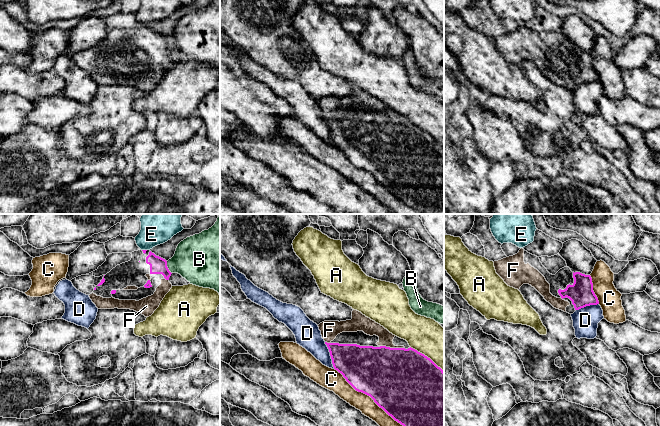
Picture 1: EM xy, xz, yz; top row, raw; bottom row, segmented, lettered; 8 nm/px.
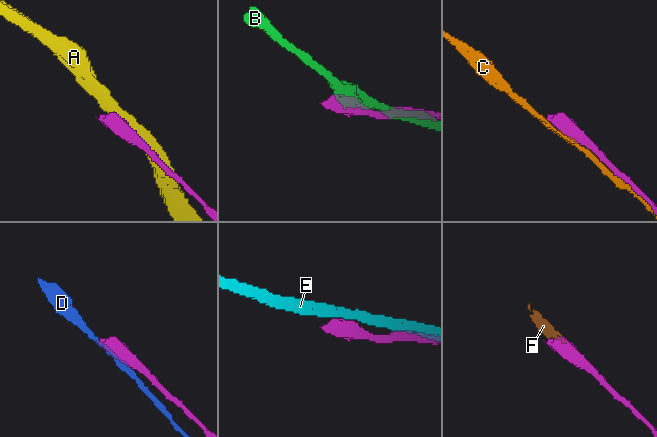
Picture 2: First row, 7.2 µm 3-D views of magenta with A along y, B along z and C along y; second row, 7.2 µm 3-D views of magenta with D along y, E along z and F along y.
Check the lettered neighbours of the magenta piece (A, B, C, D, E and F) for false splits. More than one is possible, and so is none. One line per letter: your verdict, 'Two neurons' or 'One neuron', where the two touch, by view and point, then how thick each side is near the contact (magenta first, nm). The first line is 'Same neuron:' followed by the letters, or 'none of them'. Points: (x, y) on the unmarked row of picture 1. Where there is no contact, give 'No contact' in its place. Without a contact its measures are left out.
Same neuron: F
A: Two neurons. Touches magenta at xz (426, 132). Thickness 500 nm (magenta) against 300 nm
B: Two neurons. Touches magenta at xy (167, 43). Thickness 140 nm (magenta) against 360 nm
C: Two neurons. Touches magenta at xz (378, 181). Thickness 500 nm (magenta) against 140 nm
D: Two neurons. Touches magenta at xz (330, 131). Thickness 320 nm (magenta) against 200 nm
E: Two neurons. Touches magenta at xy (144, 26). Thickness 30 nm (magenta) against 190 nm
F: One neuron. Touches magenta at xz (392, 124). Thickness 500 nm (magenta) against 120 nm

